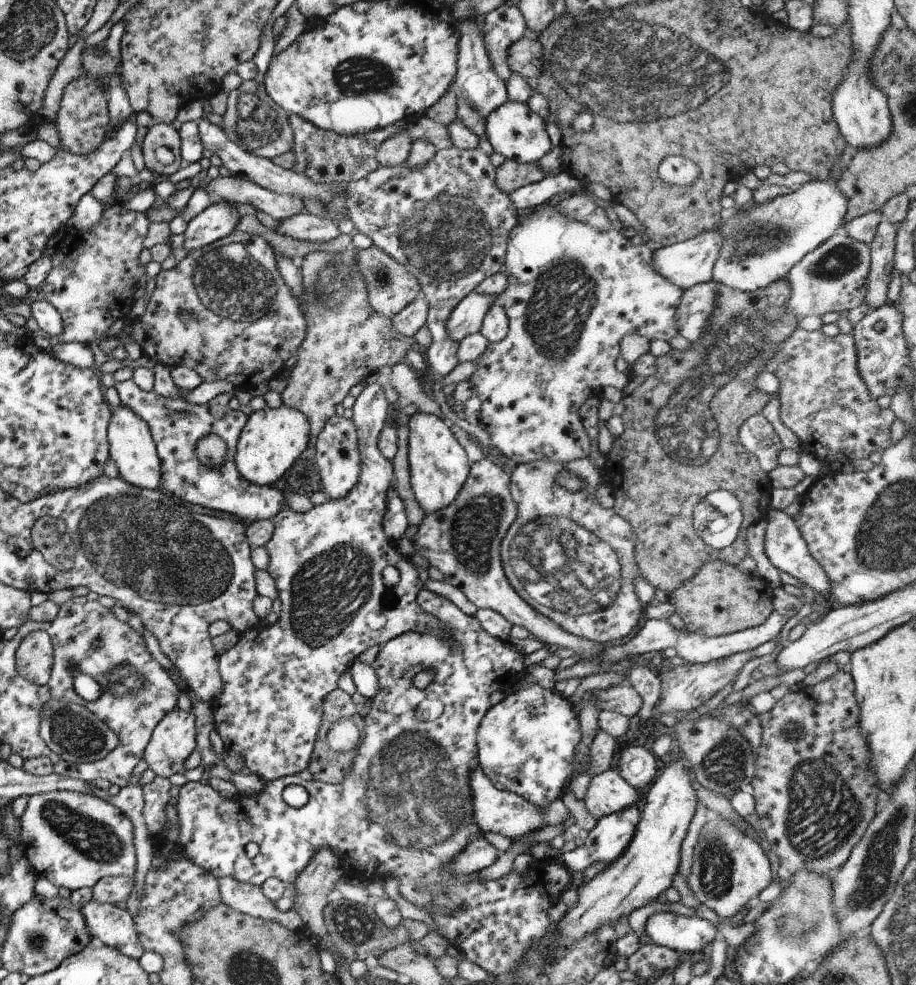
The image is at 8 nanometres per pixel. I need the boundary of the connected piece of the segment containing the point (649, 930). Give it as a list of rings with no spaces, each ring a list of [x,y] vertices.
[[[655,912],[647,918],[644,933],[657,946],[692,956],[708,949],[718,936],[707,920],[691,916],[674,916],[671,912]]]

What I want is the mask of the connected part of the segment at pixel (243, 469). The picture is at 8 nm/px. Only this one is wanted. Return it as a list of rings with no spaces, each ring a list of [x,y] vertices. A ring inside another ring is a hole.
[[[283,405],[279,408],[266,407],[263,410],[253,411],[245,420],[237,438],[233,458],[235,470],[249,484],[271,486],[293,462],[297,461],[307,448],[307,442],[309,442],[309,424],[301,412]]]

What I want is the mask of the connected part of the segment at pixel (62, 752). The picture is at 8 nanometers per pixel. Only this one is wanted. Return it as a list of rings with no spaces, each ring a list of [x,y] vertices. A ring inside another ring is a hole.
[[[48,698],[41,708],[38,734],[50,752],[57,754],[57,757],[70,764],[99,761],[117,746],[117,736],[89,710],[86,710],[81,704],[72,704],[53,698]]]

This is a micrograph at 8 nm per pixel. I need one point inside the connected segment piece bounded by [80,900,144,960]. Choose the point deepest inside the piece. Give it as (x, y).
(113, 926)

